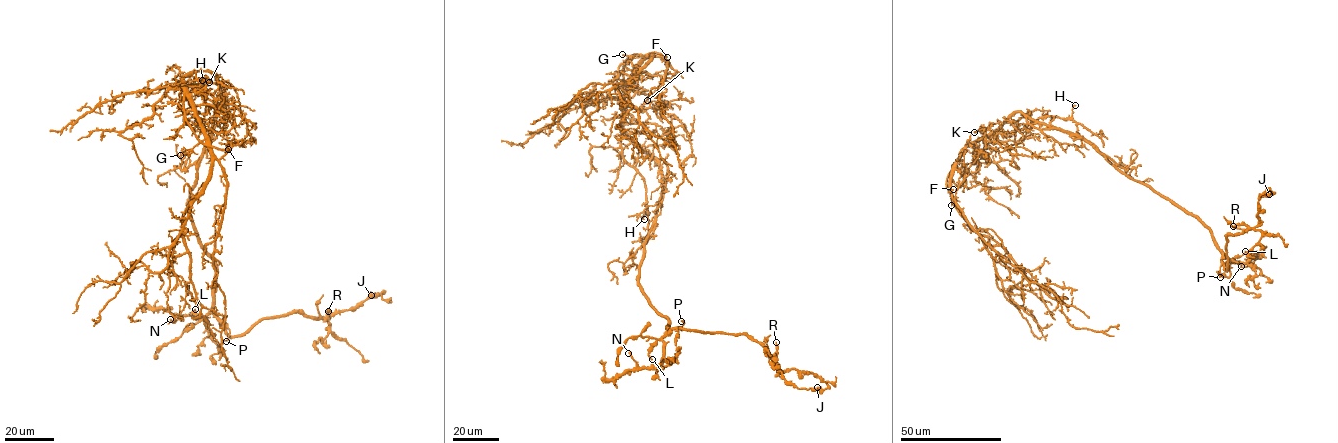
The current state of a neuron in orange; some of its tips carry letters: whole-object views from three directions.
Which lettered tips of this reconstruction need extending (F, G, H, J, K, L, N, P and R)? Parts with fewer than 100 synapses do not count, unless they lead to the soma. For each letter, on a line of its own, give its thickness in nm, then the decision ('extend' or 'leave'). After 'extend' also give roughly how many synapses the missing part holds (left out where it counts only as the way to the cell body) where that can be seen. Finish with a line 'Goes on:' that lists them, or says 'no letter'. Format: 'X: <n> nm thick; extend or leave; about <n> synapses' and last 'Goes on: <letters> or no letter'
F: 280 nm thick; extend
G: 170 nm thick; leave
H: 170 nm thick; leave
J: 320 nm thick; leave
K: 150 nm thick; leave
L: 170 nm thick; leave
N: 180 nm thick; leave
P: 240 nm thick; leave
R: 180 nm thick; leave
Goes on: F

